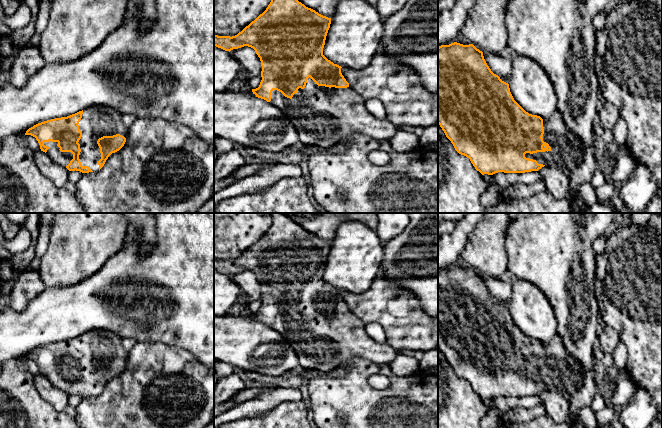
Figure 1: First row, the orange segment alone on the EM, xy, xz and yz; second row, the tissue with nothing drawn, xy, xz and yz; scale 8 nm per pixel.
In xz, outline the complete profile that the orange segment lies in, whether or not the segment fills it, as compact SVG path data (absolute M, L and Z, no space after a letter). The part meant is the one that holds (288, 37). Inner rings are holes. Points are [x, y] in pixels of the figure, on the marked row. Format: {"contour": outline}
{"contour": "M271 0L266 10L262 14L260 14L254 21L252 21L248 26L246 26L241 32L239 32L237 35L230 37L230 36L218 36L214 34L214 46L229 52L233 49L238 49L244 46L251 47L255 50L256 54L258 55L261 61L262 80L260 82L259 87L256 89L252 89L252 92L253 94L256 95L256 97L264 99L267 102L270 102L271 104L276 105L280 110L282 110L285 113L285 115L292 122L293 126L296 128L296 131L299 135L300 146L315 145L320 148L326 149L335 144L338 144L339 142L346 139L348 136L355 135L355 134L364 134L375 140L391 140L391 138L400 130L399 126L394 125L387 118L378 119L374 115L372 115L366 109L365 101L349 86L349 83L342 75L341 73L342 67L337 64L334 64L323 55L323 48L325 45L325 40L326 40L328 30L330 28L330 24L331 24L331 18L323 16L318 12L316 12L315 10L306 7L298 0Z"}

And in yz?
{"contour": "M454 42L438 47L438 124L455 150L469 158L482 175L525 173L538 171L544 166L572 170L583 158L581 142L567 128L561 113L556 111L548 119L542 119L526 112L514 100L509 84L491 71L483 52L473 44Z"}

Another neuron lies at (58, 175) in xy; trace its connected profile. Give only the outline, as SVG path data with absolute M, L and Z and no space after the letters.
M34 152L38 169L57 187L64 187L68 181L69 170L56 164L45 152Z

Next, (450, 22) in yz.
M457 0L451 9L438 12L438 47L456 42L468 16L468 11L475 2L476 0Z

